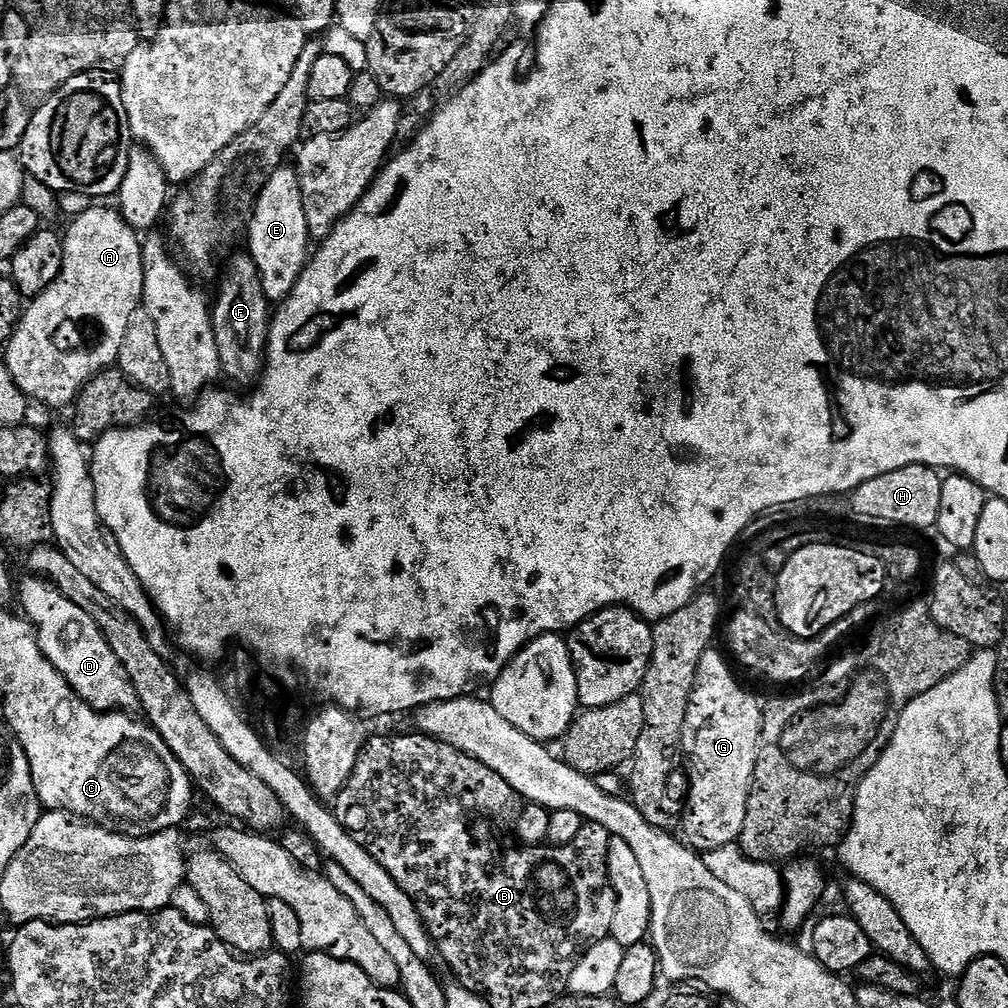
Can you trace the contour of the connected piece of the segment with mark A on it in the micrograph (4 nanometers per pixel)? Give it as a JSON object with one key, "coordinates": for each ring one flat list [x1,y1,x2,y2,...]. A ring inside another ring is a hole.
{"coordinates":[[93,206,71,221,63,233,62,274,42,294,31,297,20,317,20,325,3,349,2,362,14,374,18,390,29,401,48,408,75,405,82,389,100,372,107,372,119,361,126,326,141,307,144,298,144,250,138,232,126,223,115,207]]}

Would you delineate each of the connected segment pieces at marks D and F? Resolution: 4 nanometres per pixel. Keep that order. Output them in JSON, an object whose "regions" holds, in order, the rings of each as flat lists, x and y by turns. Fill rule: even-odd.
{"regions":[[[29,575,29,580,19,581,18,604,29,624,36,630,36,641,46,658,66,678,66,682,95,712,122,712,132,714,140,707,138,694,128,681,126,666,118,662,110,642,100,636,98,626,80,607,74,606,50,581,39,575]],[[232,256,219,273,220,285,216,288,216,301,210,304,212,329,218,346,220,370,236,384,251,389,259,381,266,363,268,330,272,327,270,302,262,290,262,278,251,256]]]}

